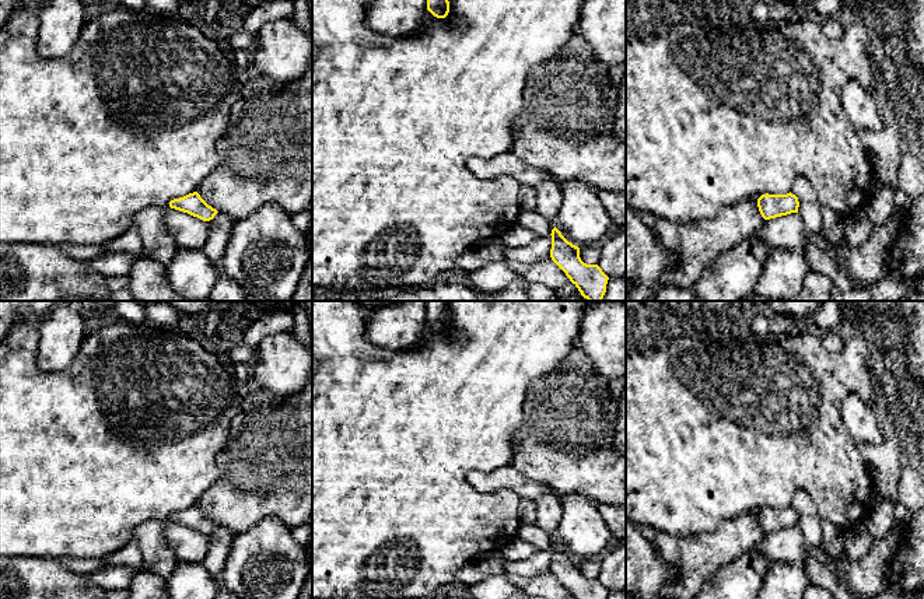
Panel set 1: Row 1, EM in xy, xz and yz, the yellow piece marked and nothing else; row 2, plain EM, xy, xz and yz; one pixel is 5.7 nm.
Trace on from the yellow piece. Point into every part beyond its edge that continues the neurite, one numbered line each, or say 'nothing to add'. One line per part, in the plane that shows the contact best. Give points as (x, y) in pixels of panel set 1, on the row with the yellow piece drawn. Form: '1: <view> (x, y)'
nothing to add

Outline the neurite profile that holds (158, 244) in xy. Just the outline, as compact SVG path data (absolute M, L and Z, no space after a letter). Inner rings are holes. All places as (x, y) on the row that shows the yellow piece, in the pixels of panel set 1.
M169 204L151 206L137 213L133 218L133 224L137 227L143 241L143 253L165 266L179 251L165 224L165 213L169 209Z

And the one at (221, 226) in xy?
M218 211L209 223L210 234L207 242L202 248L202 252L211 263L220 266L237 221L231 216Z

